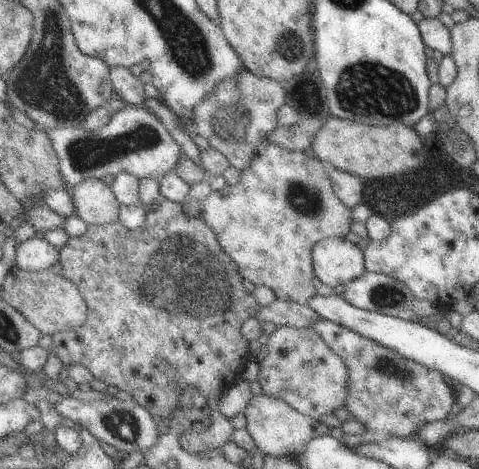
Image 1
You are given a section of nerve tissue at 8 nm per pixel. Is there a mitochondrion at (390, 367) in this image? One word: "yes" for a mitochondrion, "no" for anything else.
yes

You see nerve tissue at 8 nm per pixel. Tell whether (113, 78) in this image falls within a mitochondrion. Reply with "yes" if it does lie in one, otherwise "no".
no

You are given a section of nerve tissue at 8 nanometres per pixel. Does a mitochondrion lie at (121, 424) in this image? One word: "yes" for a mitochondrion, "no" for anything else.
yes

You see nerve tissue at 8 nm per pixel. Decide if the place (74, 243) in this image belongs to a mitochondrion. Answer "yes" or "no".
no

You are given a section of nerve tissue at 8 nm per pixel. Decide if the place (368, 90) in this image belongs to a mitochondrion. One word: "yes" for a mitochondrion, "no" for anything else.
yes

